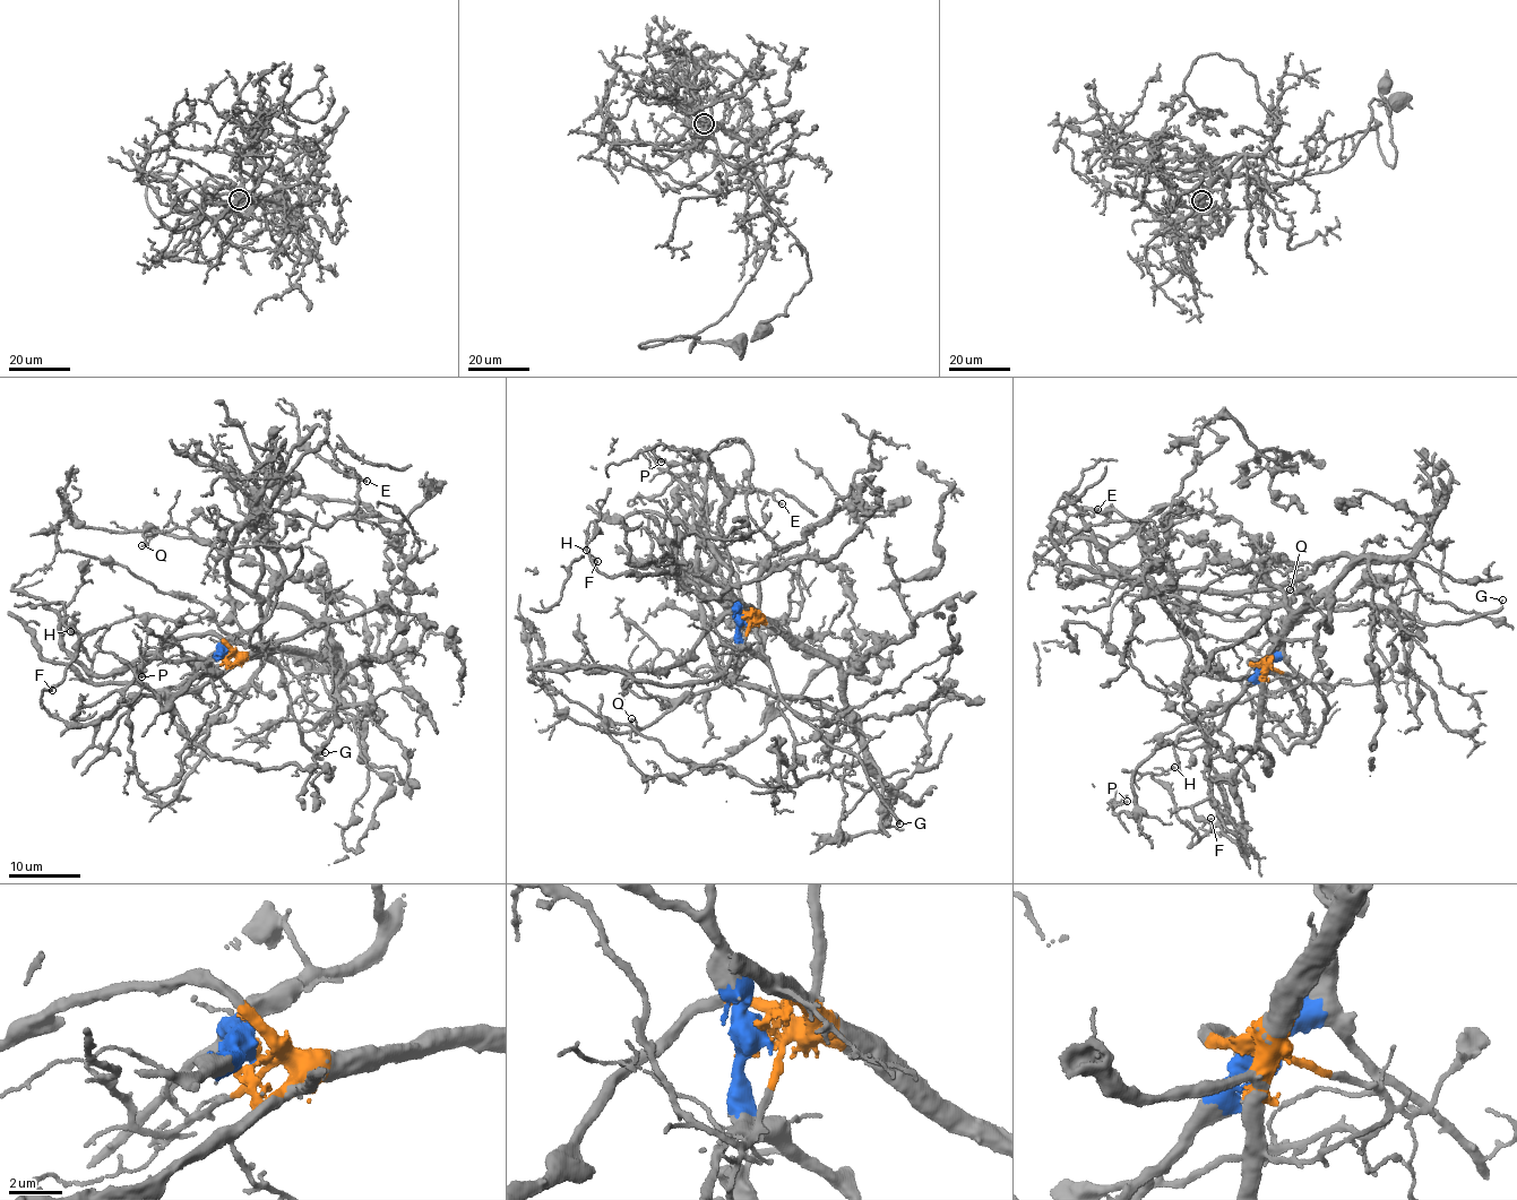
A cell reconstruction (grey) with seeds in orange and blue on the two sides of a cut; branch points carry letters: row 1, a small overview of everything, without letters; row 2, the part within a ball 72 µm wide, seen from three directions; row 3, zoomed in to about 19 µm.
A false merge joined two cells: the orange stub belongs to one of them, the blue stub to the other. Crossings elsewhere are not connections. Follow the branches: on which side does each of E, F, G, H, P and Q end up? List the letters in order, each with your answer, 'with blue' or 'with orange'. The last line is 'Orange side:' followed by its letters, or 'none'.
E: with blue
F: with orange
G: with blue
H: with orange
P: with blue
Q: with blue
Orange side: F, H

